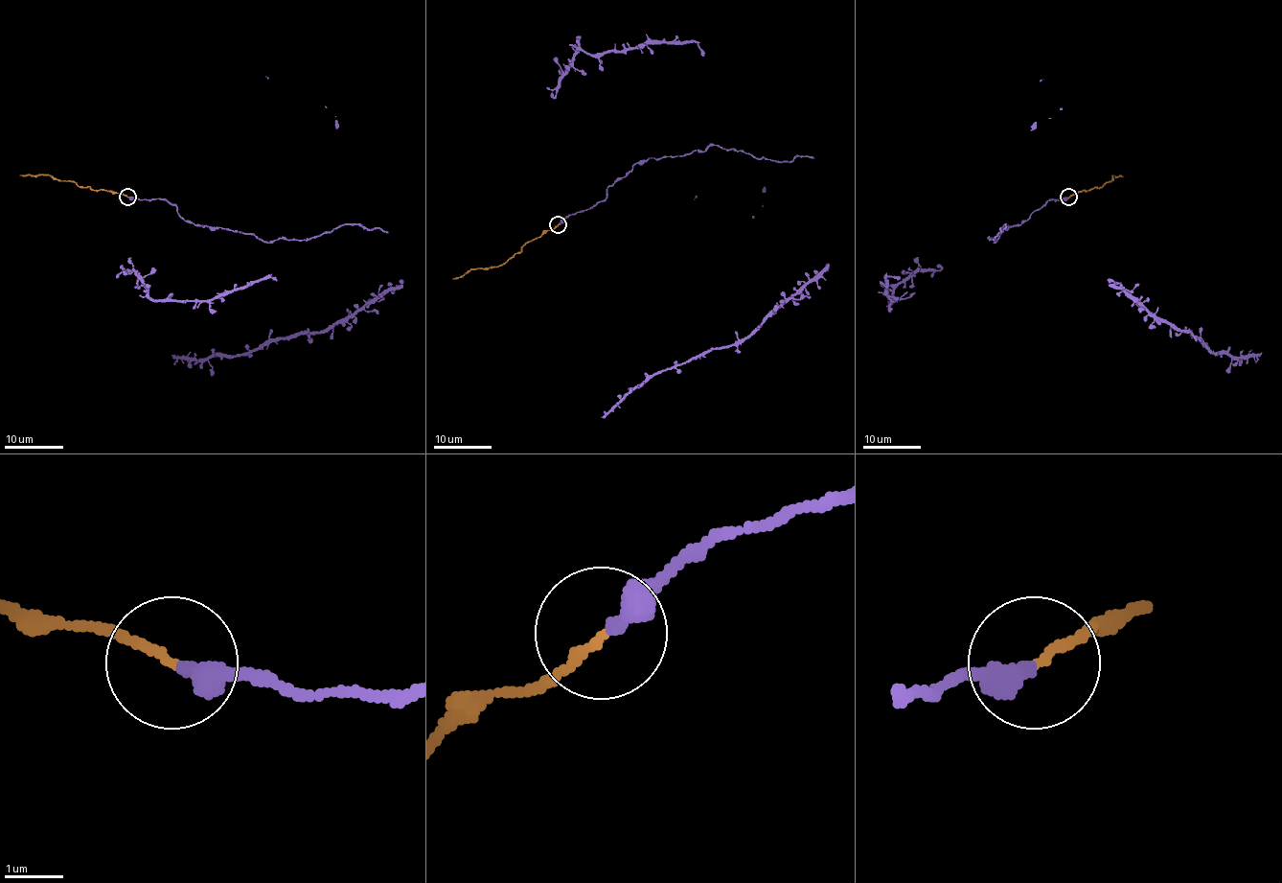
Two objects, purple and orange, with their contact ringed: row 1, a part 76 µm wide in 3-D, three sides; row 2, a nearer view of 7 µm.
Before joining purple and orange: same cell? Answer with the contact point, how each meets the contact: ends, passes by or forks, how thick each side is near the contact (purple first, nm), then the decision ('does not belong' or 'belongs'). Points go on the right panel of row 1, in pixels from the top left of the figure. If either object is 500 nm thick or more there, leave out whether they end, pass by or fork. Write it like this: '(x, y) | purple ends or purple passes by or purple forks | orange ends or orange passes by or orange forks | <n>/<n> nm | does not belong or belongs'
(1068, 197) | purple ends | orange ends | 360/140 nm | belongs

